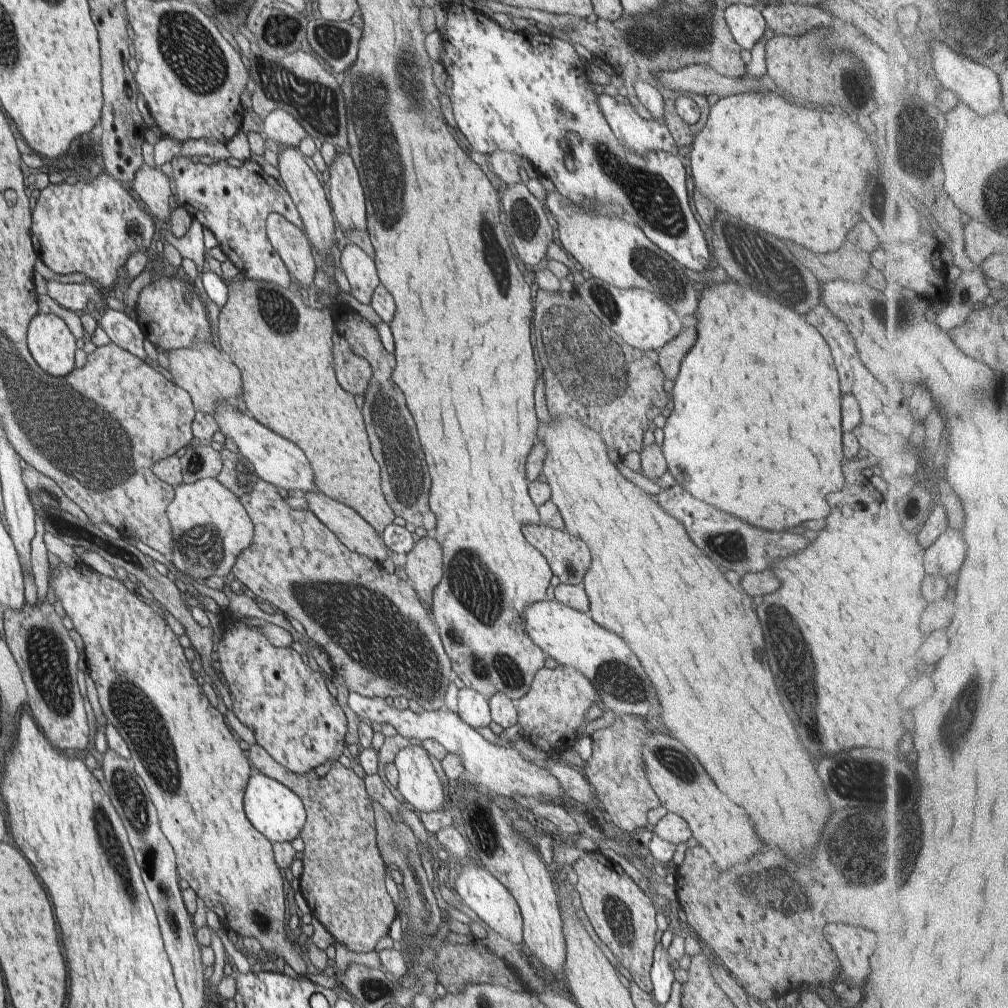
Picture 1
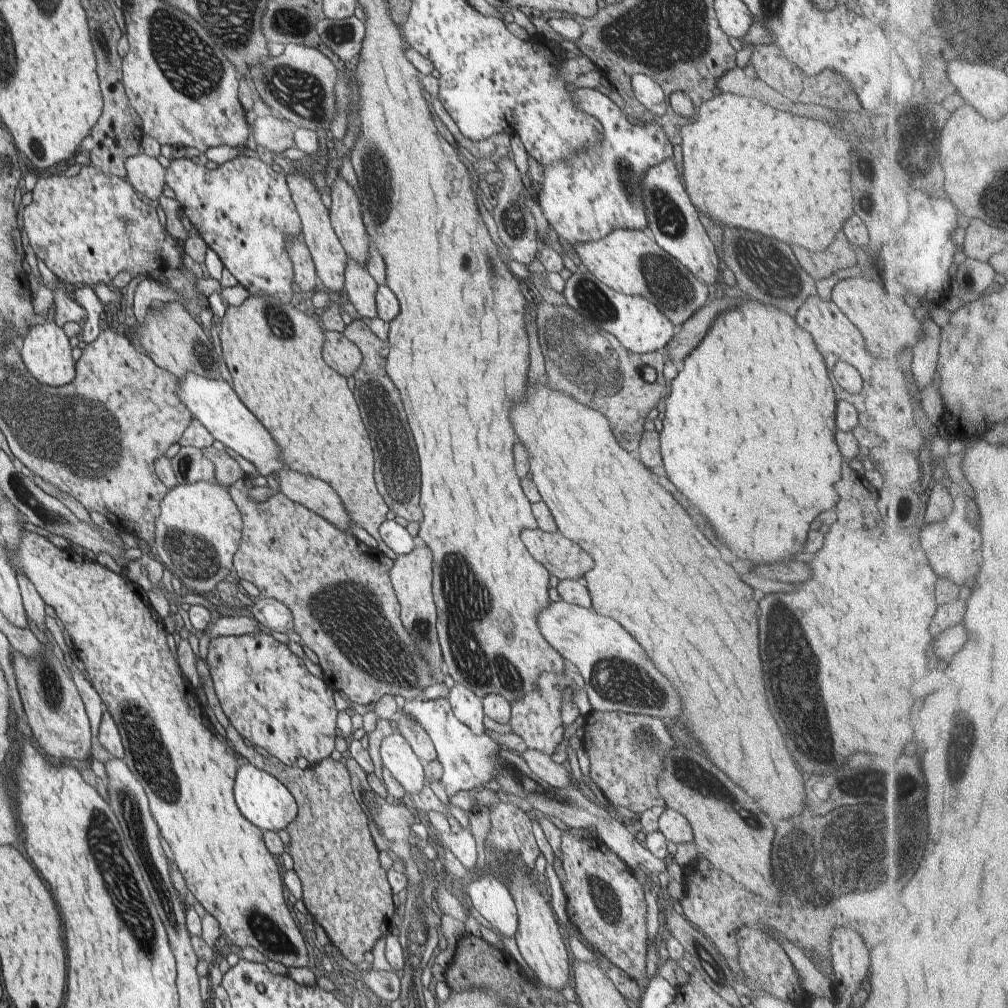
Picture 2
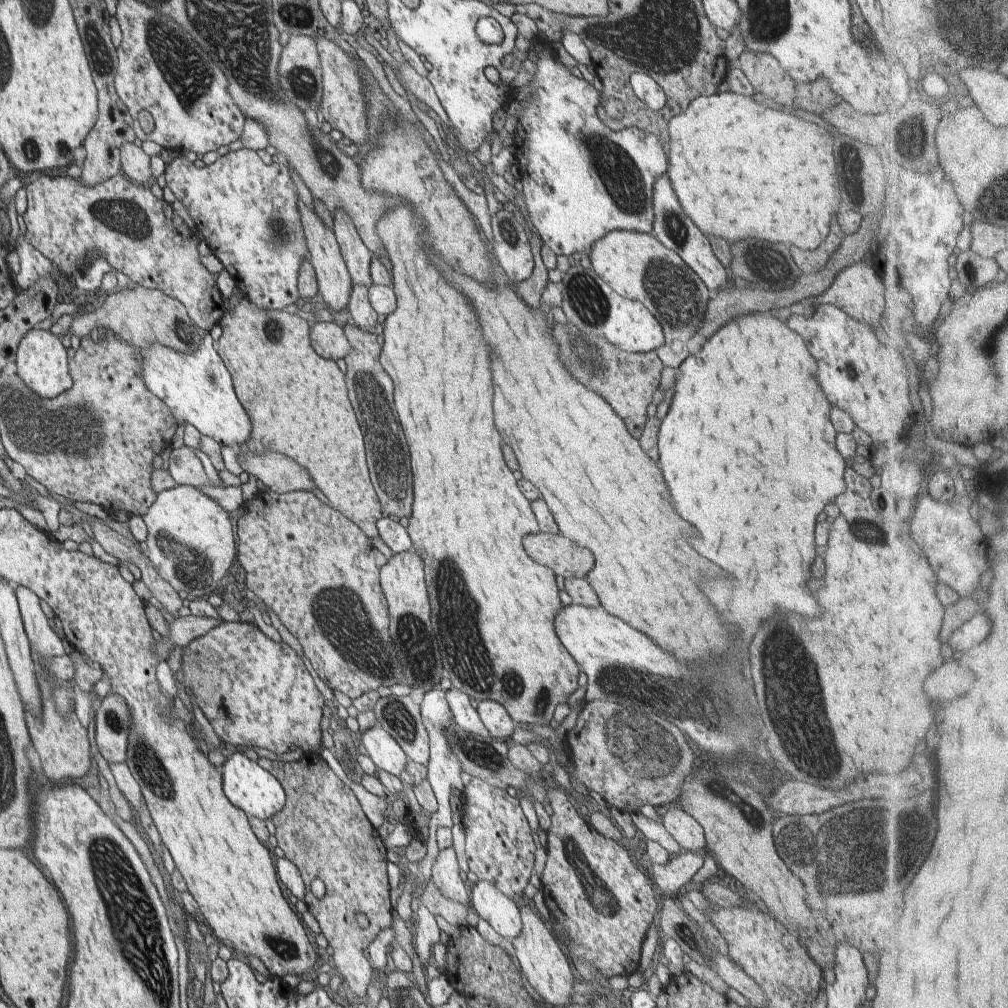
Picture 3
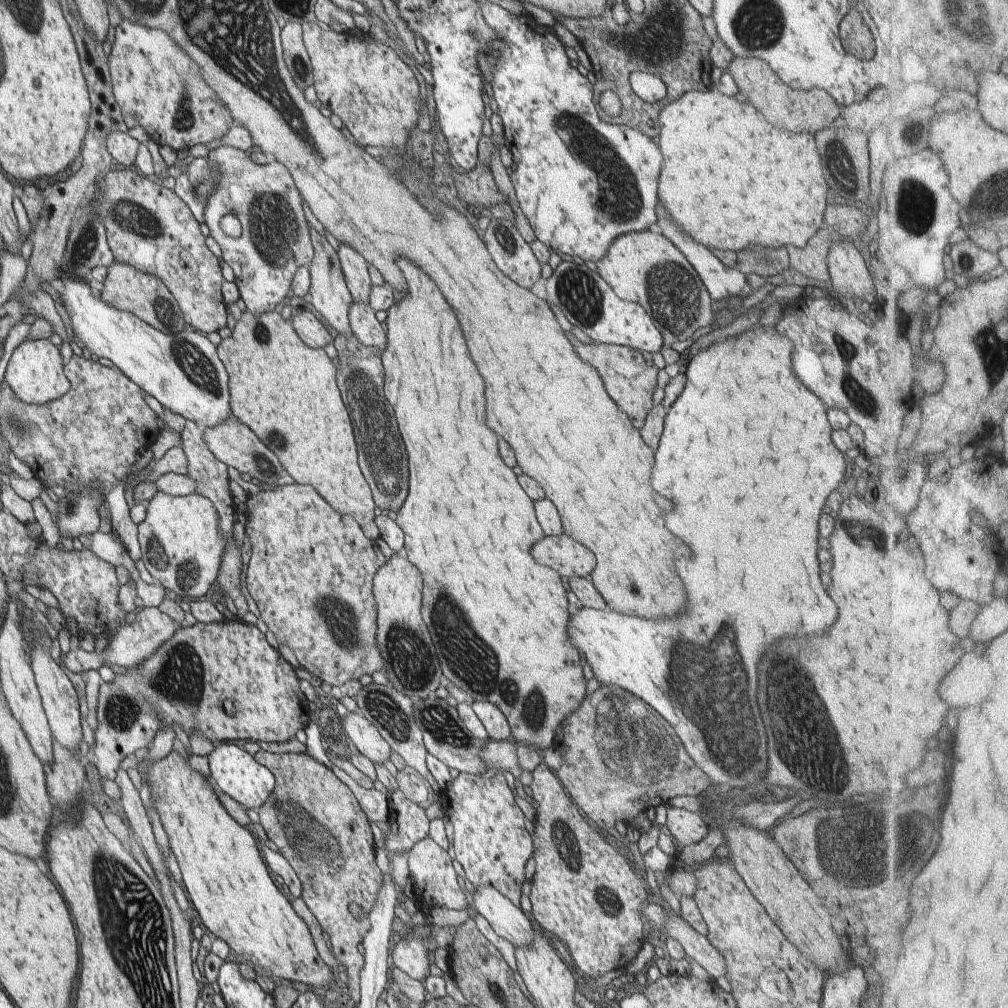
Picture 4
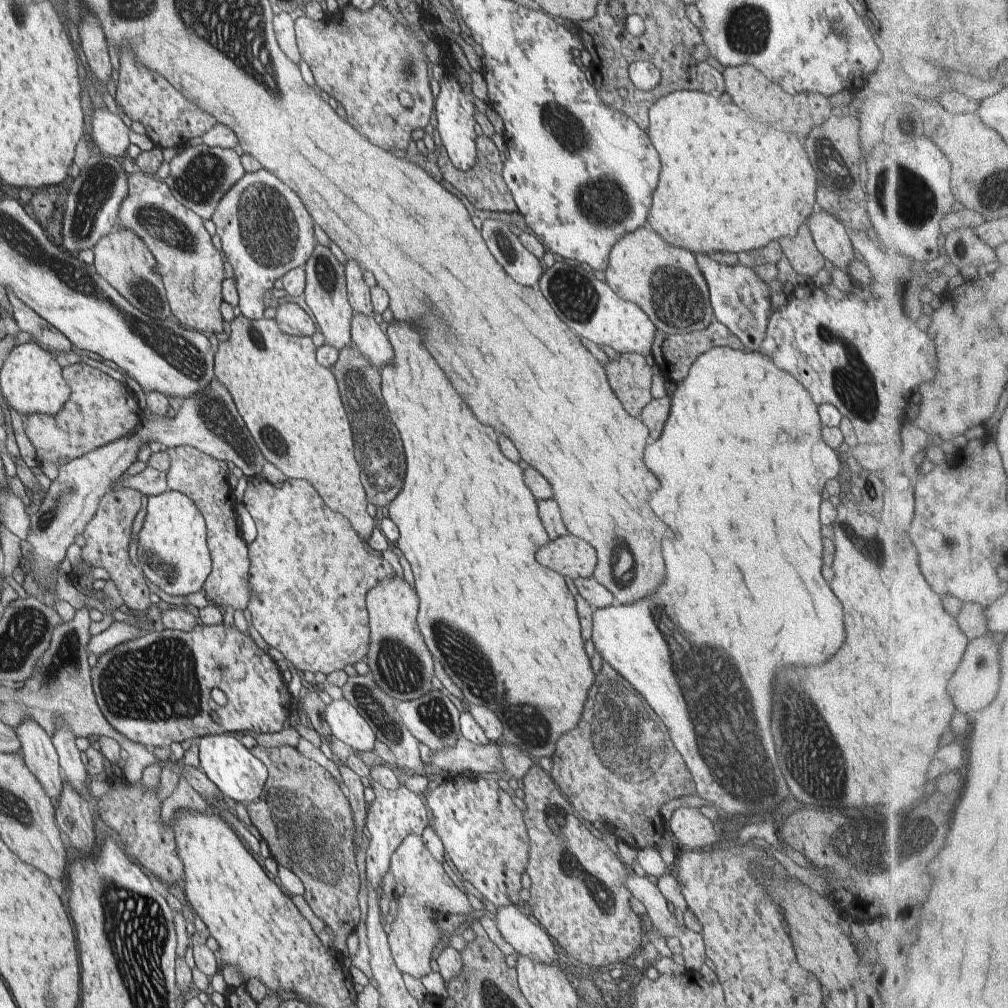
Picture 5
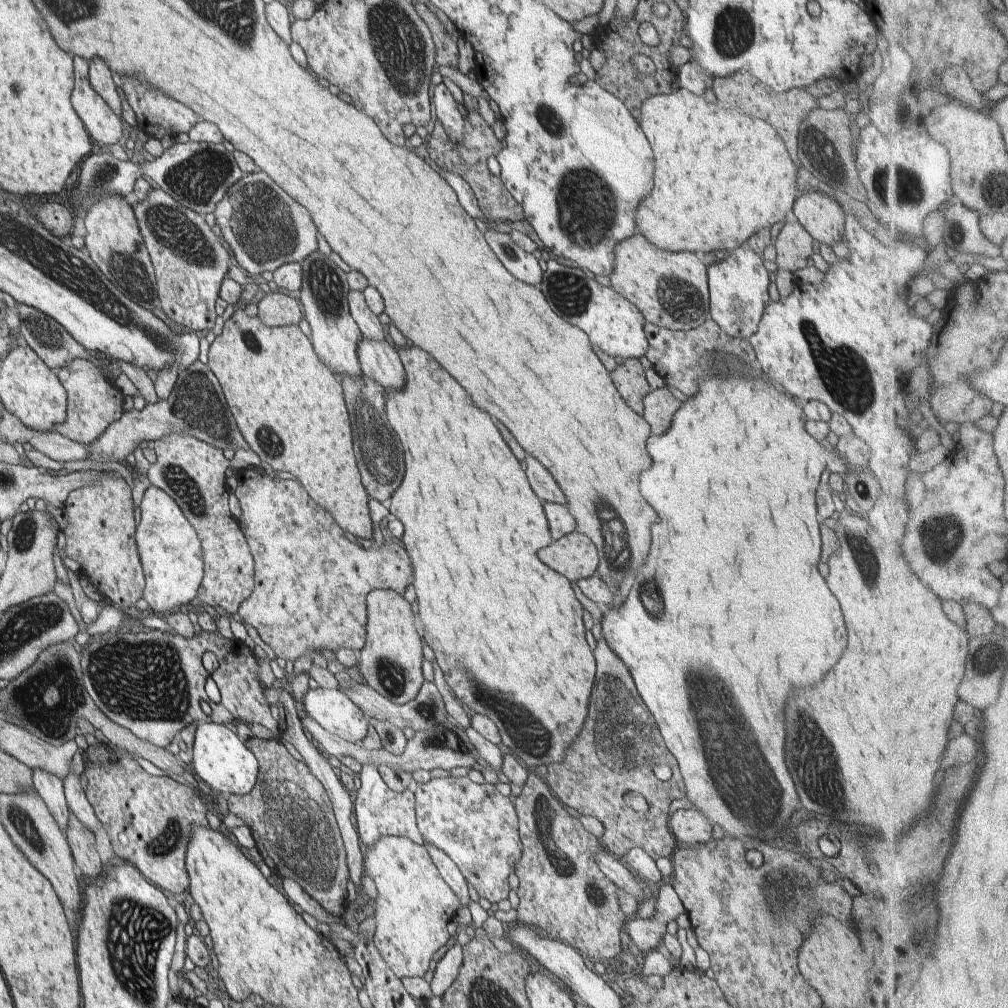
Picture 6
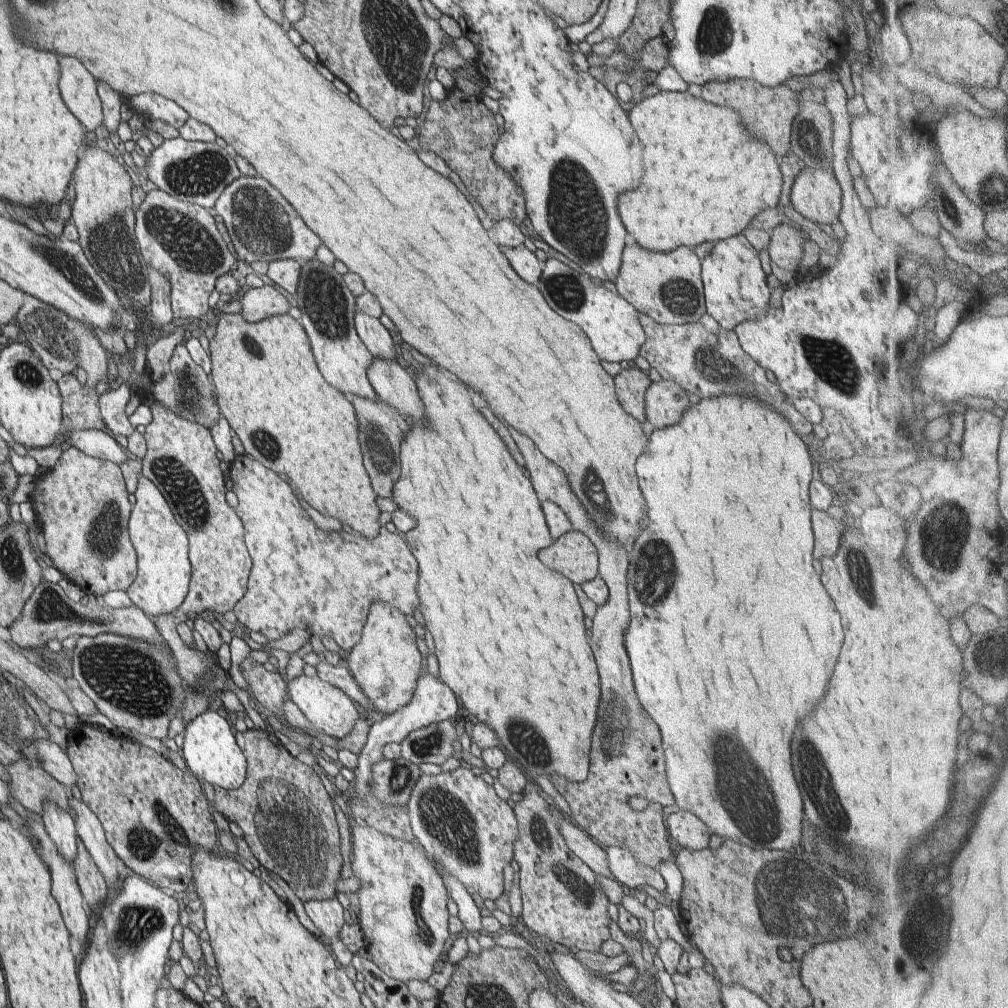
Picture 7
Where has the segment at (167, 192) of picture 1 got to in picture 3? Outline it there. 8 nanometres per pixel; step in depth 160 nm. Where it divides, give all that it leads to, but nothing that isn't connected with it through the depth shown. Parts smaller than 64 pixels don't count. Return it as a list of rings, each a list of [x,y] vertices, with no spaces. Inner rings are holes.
[[[126,143],[120,147],[121,170],[134,184],[150,186],[154,182],[150,170],[150,157],[142,147]]]

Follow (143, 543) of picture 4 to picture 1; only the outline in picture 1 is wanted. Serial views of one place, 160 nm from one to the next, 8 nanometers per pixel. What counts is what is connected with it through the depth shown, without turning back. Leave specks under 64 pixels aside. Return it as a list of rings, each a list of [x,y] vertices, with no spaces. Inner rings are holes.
[[[214,478],[178,485],[166,514],[172,530],[170,560],[178,572],[199,583],[211,576],[225,578],[232,574],[238,554],[254,539],[253,524],[239,498]]]

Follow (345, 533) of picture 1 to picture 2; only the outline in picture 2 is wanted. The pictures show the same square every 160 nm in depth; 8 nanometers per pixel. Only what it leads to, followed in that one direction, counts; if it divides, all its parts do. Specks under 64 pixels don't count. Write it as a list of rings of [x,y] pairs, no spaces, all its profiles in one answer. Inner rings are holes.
[[[284,468],[275,480],[281,493],[331,522],[338,530],[352,534],[352,522],[338,492],[327,482]]]

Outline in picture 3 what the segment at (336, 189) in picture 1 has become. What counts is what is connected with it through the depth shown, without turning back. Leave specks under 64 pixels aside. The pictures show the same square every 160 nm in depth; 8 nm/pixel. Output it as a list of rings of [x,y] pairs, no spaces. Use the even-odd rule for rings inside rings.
[[[337,210],[333,216],[333,223],[333,231],[352,282],[367,287],[374,284],[369,269],[373,256],[360,238],[351,218],[341,210]]]

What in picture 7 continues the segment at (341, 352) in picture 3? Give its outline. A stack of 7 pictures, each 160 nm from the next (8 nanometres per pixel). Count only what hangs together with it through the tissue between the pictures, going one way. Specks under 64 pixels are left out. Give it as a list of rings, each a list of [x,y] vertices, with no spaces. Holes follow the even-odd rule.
[[[270,285],[259,288],[245,288],[240,293],[242,311],[246,321],[255,323],[276,315],[286,315],[291,307],[288,298]]]

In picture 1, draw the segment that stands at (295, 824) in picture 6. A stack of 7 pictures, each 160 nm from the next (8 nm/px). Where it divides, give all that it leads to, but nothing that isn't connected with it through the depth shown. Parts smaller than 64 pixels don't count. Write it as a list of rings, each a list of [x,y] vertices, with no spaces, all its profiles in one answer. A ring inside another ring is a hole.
[[[257,743],[250,746],[246,755],[249,764],[255,766],[261,774],[284,784],[303,800],[307,820],[299,835],[304,840],[304,851],[300,854],[304,871],[299,878],[299,892],[304,899],[307,899],[311,914],[322,923],[320,926],[322,929],[337,942],[344,944],[348,950],[356,953],[372,952],[380,942],[380,938],[388,935],[398,913],[386,889],[387,866],[377,848],[374,810],[365,788],[365,780],[358,777],[351,768],[342,766],[339,761],[332,764],[324,778],[296,775],[276,762],[266,749]]]

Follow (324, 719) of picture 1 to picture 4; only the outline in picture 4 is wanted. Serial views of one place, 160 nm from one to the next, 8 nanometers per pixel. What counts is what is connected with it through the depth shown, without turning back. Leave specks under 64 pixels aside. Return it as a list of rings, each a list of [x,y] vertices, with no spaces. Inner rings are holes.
[[[224,620],[222,622],[215,623],[196,623],[191,626],[185,625],[182,627],[170,640],[167,640],[162,646],[148,659],[145,660],[138,668],[129,669],[129,672],[124,675],[117,675],[116,680],[112,683],[105,681],[101,682],[99,689],[99,700],[97,705],[97,727],[95,727],[95,753],[98,759],[96,766],[99,768],[102,776],[108,779],[115,780],[117,770],[120,768],[119,764],[131,754],[138,754],[142,751],[146,751],[152,745],[154,736],[160,728],[160,722],[164,722],[172,727],[174,722],[189,735],[192,730],[198,729],[204,733],[215,744],[221,744],[222,740],[249,740],[250,742],[288,742],[296,736],[298,730],[306,730],[310,725],[309,709],[307,706],[307,699],[302,690],[300,689],[300,679],[294,671],[296,668],[292,667],[282,655],[278,649],[274,649],[268,641],[266,641],[266,635],[262,633],[256,625],[248,625],[243,620]],[[224,700],[232,700],[236,707],[236,715],[228,716],[224,712],[222,702]]]

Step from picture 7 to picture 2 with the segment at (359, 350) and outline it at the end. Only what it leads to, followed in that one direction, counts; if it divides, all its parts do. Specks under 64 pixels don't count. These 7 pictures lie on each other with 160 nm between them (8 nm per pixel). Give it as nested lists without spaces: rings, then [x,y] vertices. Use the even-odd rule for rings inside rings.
[[[298,171],[288,173],[286,174],[286,180],[292,200],[301,218],[301,225],[303,226],[301,239],[304,240],[305,245],[310,249],[320,284],[331,291],[344,293],[344,273],[348,256],[332,228],[329,210],[322,203],[320,193],[318,193],[315,184],[312,184],[302,173]]]

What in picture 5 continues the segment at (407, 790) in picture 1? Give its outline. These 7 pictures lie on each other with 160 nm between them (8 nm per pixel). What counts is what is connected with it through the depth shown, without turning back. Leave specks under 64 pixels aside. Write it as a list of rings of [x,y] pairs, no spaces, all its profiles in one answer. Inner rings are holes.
[[[346,699],[332,700],[322,717],[328,723],[337,739],[360,752],[374,748],[376,735],[354,705]]]

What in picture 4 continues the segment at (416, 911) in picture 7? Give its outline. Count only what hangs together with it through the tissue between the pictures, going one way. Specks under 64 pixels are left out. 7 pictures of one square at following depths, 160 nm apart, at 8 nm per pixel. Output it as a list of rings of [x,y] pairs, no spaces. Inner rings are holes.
[[[428,838],[417,842],[410,850],[409,874],[414,878],[416,898],[414,901],[422,906],[432,906],[442,909],[443,906],[452,910],[471,909],[465,892],[458,884],[458,878],[452,858],[434,839]],[[413,936],[398,938],[398,944],[392,950],[392,960],[396,967],[410,978],[423,982],[429,974],[430,963],[425,942]]]

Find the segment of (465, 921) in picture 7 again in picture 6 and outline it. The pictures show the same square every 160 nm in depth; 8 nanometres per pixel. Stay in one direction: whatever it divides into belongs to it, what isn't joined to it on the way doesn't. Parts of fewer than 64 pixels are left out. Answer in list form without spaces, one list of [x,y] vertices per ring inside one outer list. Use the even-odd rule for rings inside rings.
[[[425,841],[424,846],[427,848],[428,854],[434,861],[438,872],[441,874],[441,877],[458,895],[462,906],[468,906],[468,904],[471,902],[471,899],[468,894],[467,880],[460,872],[458,866],[456,866],[456,863],[452,862],[452,859],[437,846],[426,843]]]

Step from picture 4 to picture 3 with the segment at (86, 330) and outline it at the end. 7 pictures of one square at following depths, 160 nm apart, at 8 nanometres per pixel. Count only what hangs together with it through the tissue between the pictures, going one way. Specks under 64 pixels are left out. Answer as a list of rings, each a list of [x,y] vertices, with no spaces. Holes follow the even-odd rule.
[[[206,333],[202,344],[191,353],[179,353],[158,343],[140,350],[145,385],[165,402],[179,424],[188,422],[201,435],[209,436],[221,445],[246,447],[251,437],[251,420],[236,396],[227,366],[212,346],[210,334]]]

